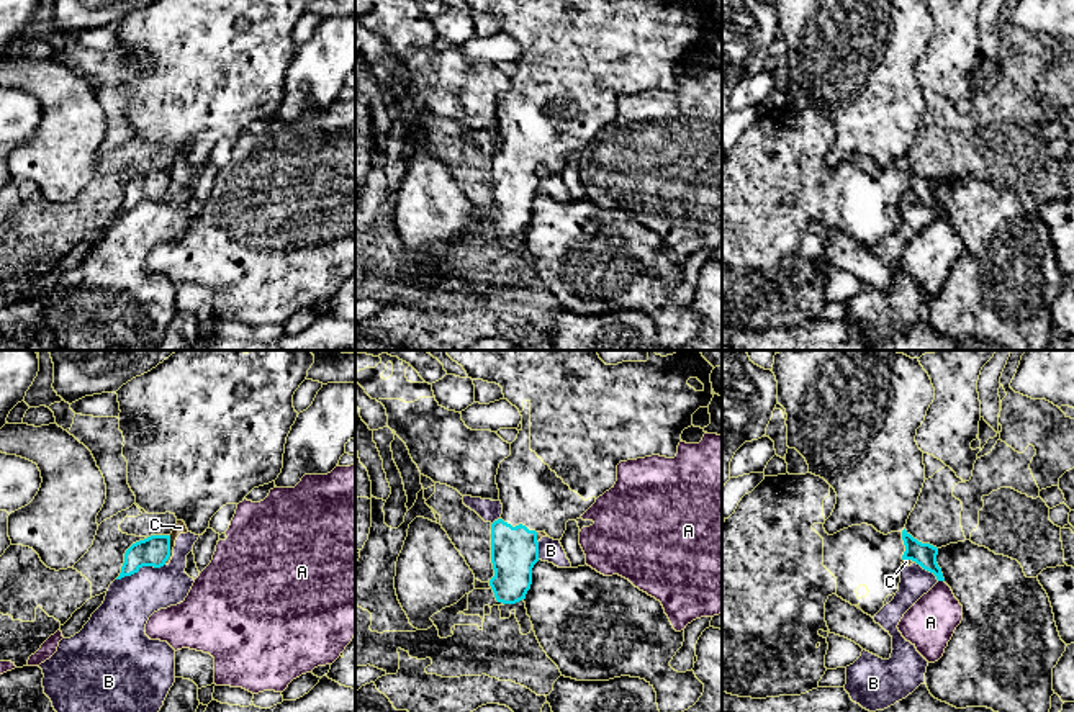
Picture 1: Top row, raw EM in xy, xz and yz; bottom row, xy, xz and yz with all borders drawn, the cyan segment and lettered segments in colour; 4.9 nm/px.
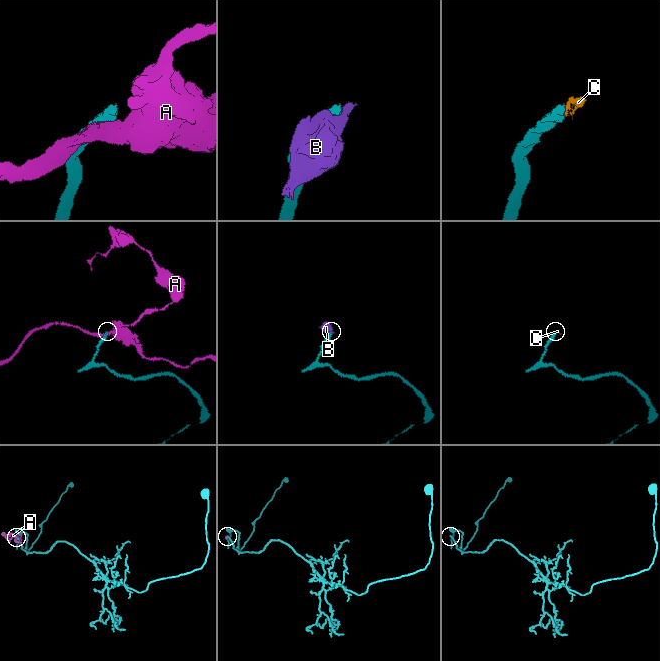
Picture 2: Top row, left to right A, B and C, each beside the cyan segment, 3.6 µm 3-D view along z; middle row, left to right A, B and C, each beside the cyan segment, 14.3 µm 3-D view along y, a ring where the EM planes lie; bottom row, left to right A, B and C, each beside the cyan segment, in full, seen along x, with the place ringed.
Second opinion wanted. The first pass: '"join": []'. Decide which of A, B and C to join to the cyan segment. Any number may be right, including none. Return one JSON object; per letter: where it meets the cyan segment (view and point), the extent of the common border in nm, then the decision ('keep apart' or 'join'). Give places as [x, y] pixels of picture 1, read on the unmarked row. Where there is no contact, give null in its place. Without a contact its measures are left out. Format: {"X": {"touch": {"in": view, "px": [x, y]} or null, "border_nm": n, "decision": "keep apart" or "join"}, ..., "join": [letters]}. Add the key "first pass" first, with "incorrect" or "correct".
{"first pass": "correct", "A": {"touch": {"in": "yz", "px": [942, 213]}, "border_nm": 30, "decision": "keep apart"}, "B": {"touch": {"in": "xy", "px": [139, 200]}, "border_nm": 260, "decision": "keep apart"}, "C": {"touch": {"in": "xy", "px": [169, 184]}, "border_nm": 150, "decision": "keep apart"}, "join": []}

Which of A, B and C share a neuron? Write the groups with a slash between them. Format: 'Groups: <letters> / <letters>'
Groups: A / B C

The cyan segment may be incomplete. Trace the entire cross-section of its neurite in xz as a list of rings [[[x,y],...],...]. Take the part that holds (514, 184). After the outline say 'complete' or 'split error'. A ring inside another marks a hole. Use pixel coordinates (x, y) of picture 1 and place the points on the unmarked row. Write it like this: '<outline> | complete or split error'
[[[463,0],[463,3],[472,13],[499,18],[503,21],[504,33],[516,39],[522,49],[517,61],[517,72],[511,77],[511,88],[499,97],[496,108],[503,147],[491,157],[491,196],[494,210],[490,213],[490,219],[496,234],[503,237],[516,237],[526,232],[532,218],[532,201],[539,195],[539,165],[545,165],[553,173],[562,173],[566,164],[566,155],[580,152],[599,129],[614,121],[617,115],[617,98],[620,95],[652,88],[675,92],[683,64],[693,59],[693,47],[699,41],[707,41],[714,31],[711,16],[714,0]]] | split error

